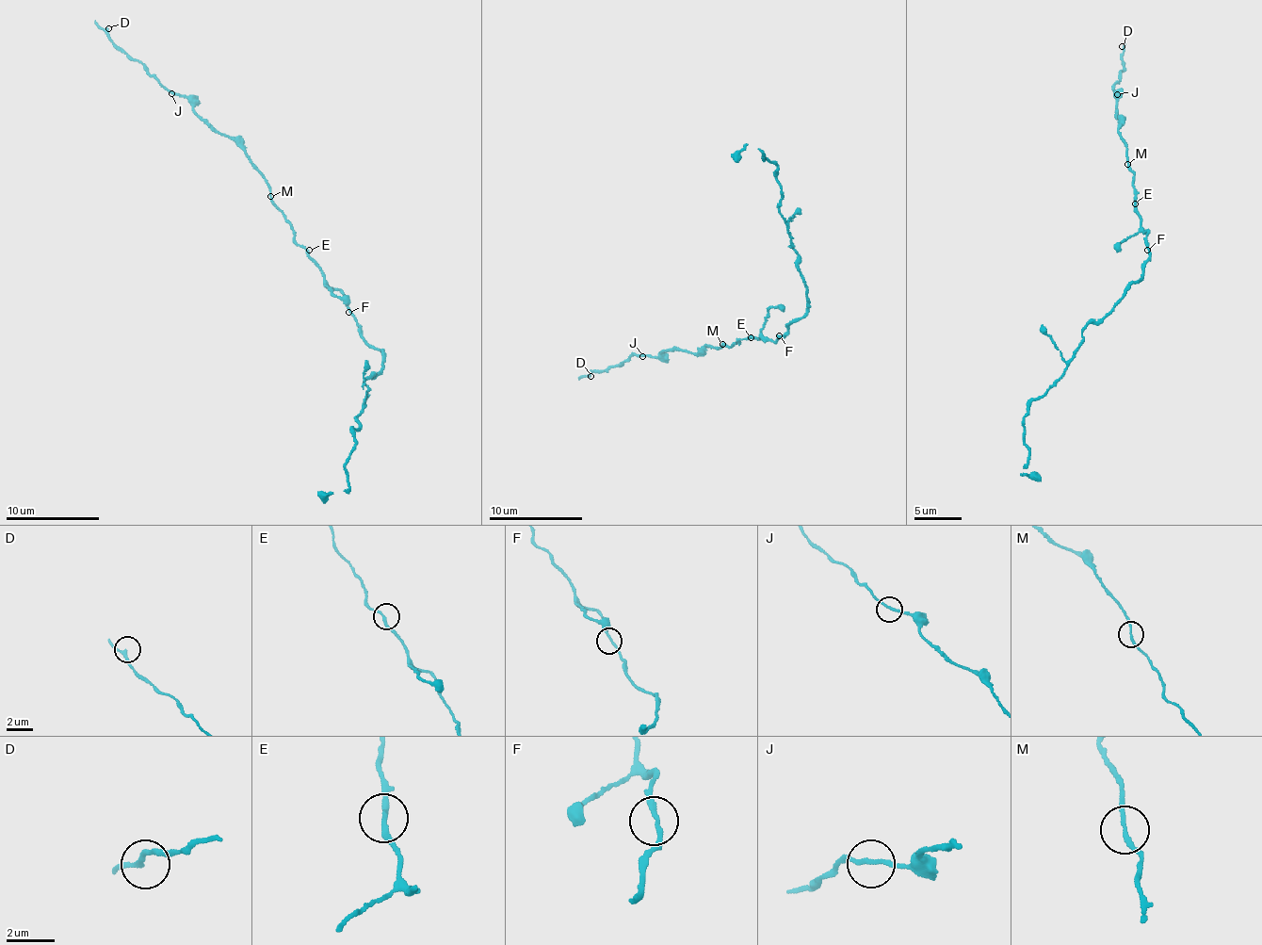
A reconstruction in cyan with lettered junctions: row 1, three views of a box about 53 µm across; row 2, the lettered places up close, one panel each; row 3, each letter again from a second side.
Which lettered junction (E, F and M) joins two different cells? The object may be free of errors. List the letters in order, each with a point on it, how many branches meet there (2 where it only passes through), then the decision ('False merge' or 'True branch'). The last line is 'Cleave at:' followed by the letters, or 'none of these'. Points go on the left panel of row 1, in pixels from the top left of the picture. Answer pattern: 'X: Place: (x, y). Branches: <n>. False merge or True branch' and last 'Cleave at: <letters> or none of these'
E: Place: (309, 250). Branches: 2. True branch
F: Place: (348, 312). Branches: 2. True branch
M: Place: (270, 196). Branches: 2. True branch
Cleave at: none of these

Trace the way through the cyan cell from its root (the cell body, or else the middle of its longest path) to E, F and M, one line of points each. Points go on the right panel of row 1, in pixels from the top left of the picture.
E: (1145, 231), (1135, 203)
F: (1145, 231), (1149, 233), (1145, 239), (1147, 250)
M: (1145, 231), (1135, 204), (1134, 172), (1128, 164)

